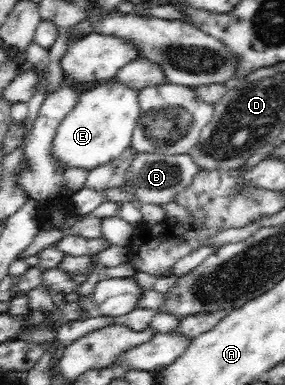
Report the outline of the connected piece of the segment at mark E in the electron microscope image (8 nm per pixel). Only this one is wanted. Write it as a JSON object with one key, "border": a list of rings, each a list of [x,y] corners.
{"border":[[[118,78],[102,80],[82,93],[78,103],[60,123],[54,154],[68,166],[92,168],[104,165],[118,157],[128,146],[132,145],[133,132],[143,121],[140,109],[140,94]]]}

